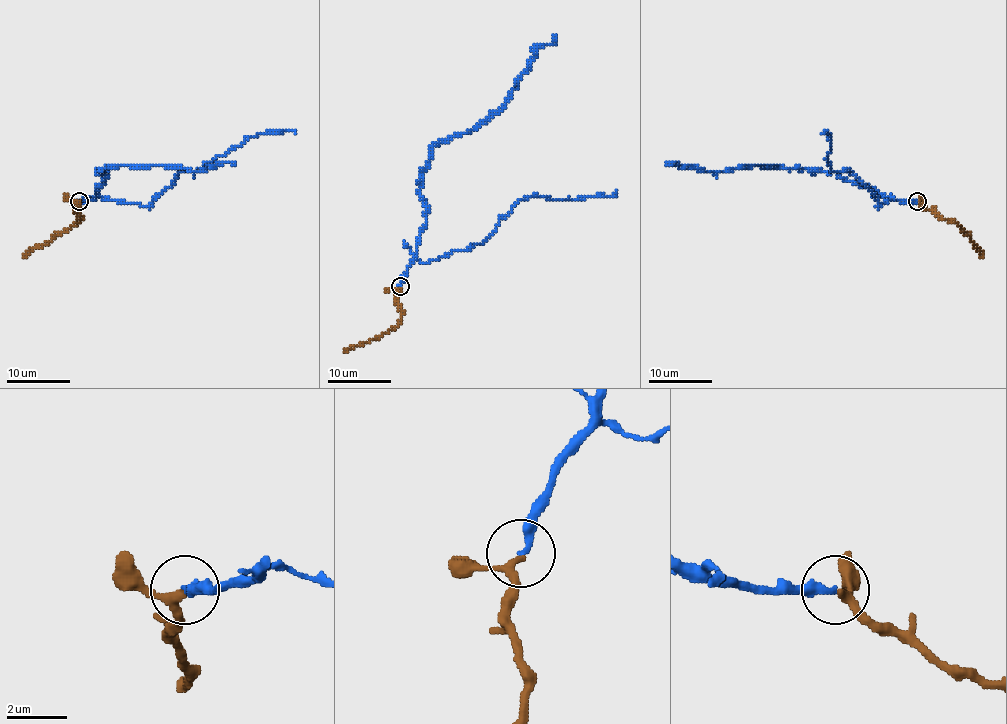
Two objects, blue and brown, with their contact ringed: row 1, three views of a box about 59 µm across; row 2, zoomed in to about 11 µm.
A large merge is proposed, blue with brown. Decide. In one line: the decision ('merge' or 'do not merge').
merge

